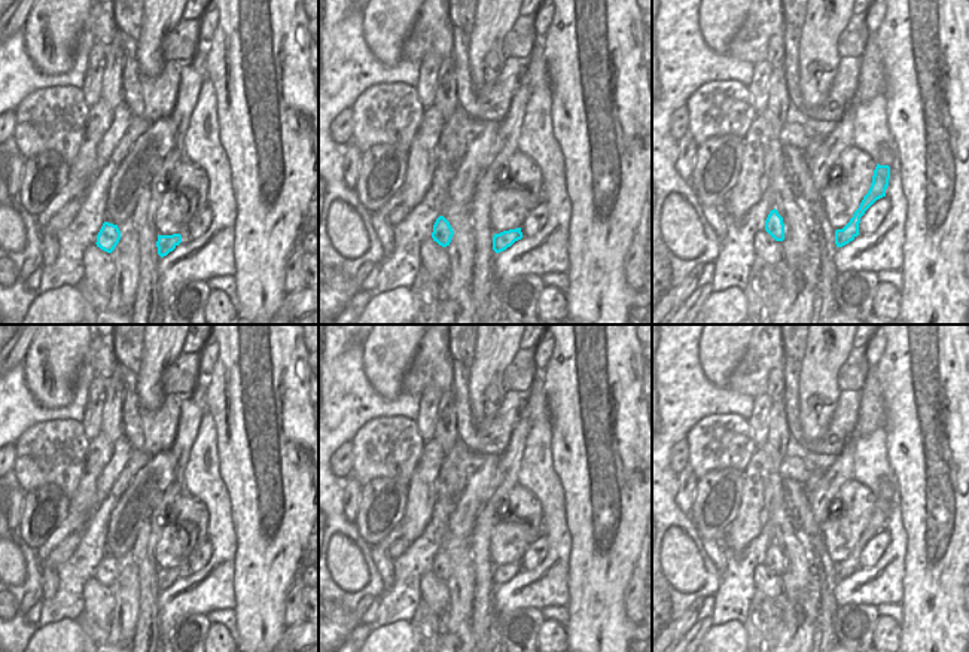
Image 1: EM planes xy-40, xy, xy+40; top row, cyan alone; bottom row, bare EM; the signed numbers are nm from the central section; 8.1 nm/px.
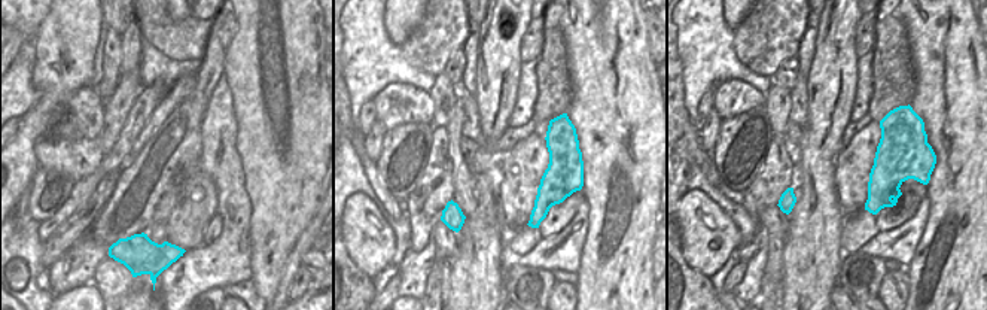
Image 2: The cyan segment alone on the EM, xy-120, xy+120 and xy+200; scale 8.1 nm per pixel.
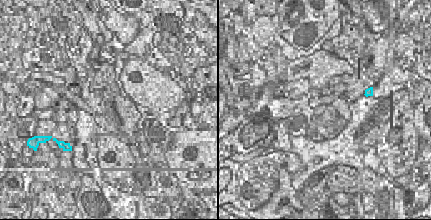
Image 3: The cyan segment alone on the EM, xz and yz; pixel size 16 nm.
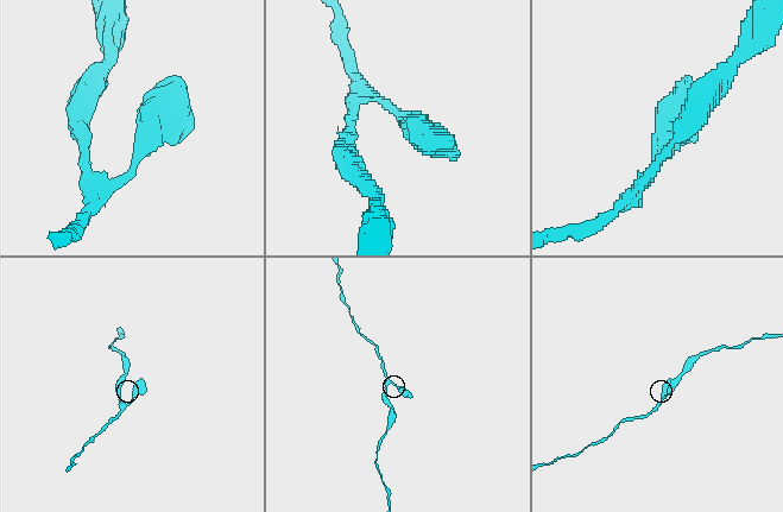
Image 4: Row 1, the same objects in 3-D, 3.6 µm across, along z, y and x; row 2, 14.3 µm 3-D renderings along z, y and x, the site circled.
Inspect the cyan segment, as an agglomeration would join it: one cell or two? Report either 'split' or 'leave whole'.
leave whole

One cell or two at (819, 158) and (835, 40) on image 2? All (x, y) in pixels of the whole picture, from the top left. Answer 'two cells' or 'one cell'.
one cell

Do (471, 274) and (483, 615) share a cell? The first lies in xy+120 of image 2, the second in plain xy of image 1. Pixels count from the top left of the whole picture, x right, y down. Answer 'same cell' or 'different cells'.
different cells

